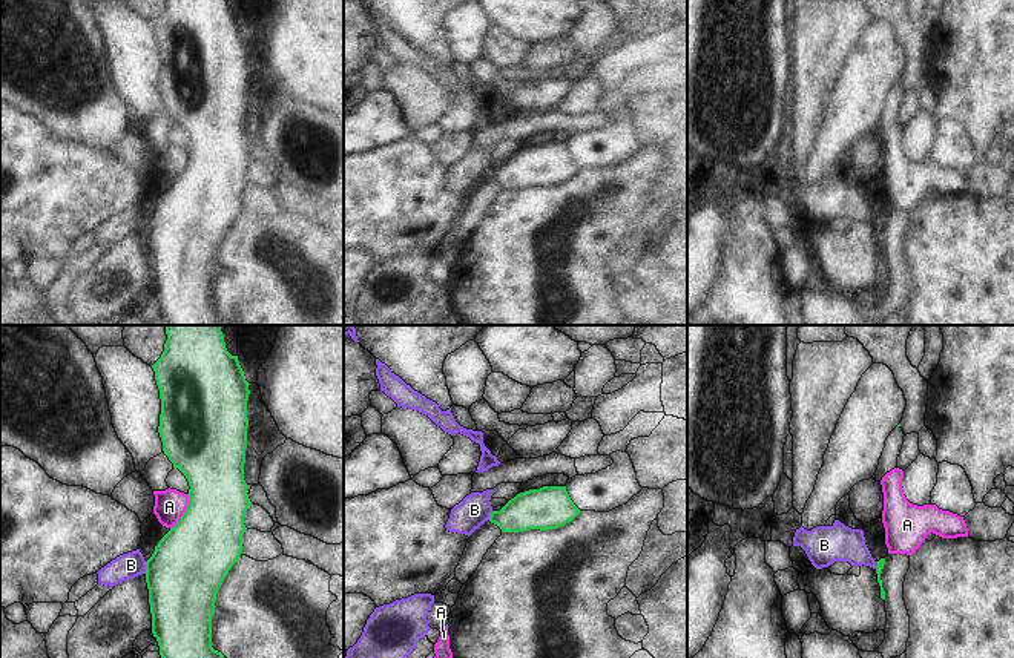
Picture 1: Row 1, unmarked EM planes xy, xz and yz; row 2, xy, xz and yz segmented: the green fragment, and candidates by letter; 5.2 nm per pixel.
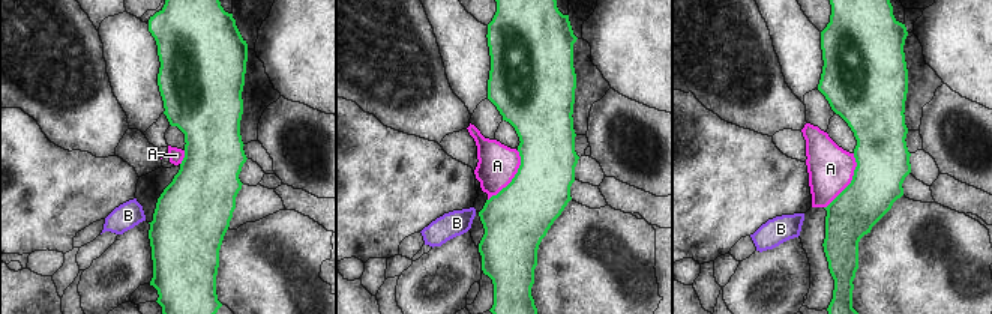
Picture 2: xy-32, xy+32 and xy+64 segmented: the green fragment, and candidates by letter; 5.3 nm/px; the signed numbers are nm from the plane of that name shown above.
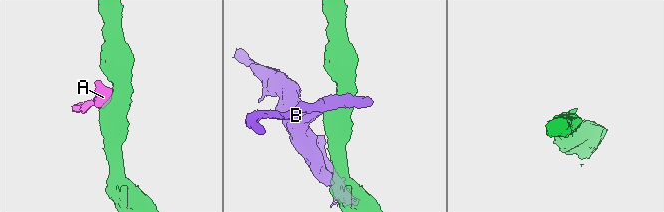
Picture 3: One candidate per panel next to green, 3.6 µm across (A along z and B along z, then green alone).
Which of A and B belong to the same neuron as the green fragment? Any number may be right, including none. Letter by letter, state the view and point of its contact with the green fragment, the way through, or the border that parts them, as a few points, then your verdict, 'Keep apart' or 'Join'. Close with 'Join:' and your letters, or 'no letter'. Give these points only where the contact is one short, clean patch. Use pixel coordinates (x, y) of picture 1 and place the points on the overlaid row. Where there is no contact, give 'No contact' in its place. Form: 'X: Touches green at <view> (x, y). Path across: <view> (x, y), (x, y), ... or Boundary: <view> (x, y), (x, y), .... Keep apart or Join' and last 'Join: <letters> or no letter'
A: Touches green at xy (184, 513). Boundary: xy (187, 494), (187, 508), (171, 529). Keep apart
B: Touches green at xy (146, 568). Boundary: xy (146, 562), (143, 572). Keep apart
Join: no letter.

